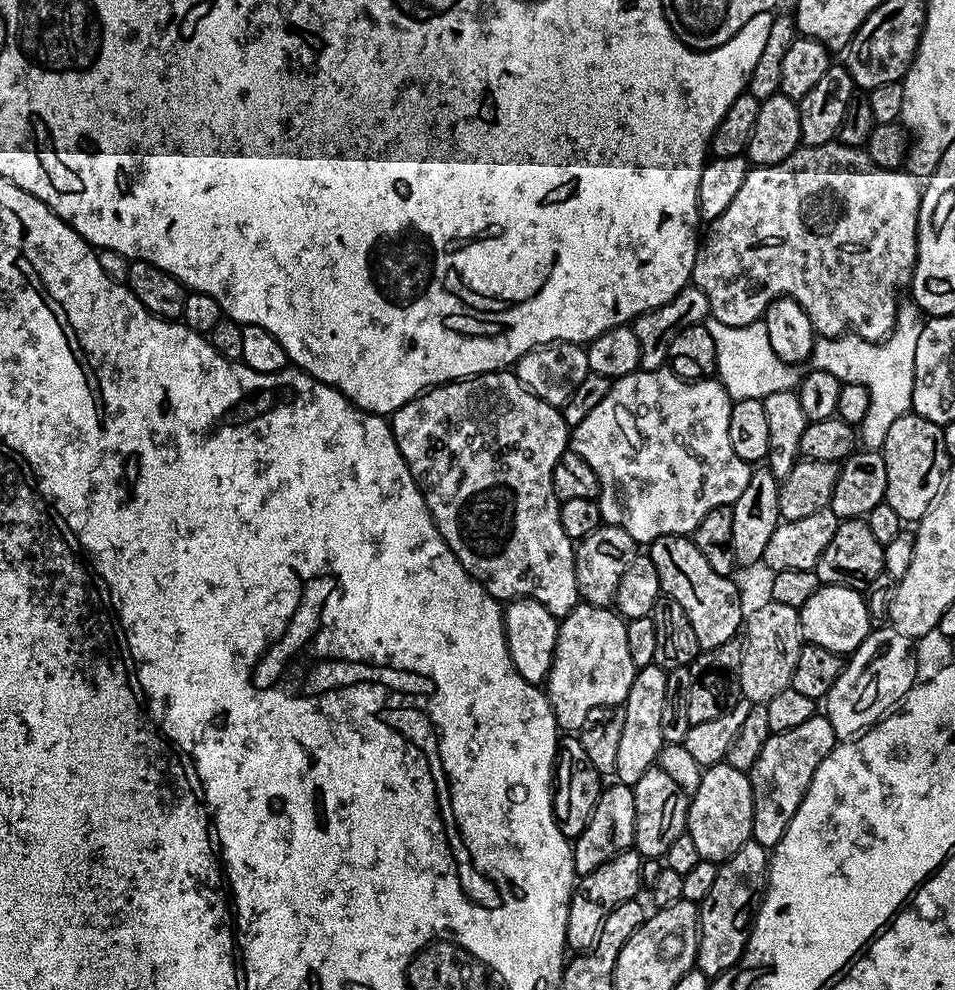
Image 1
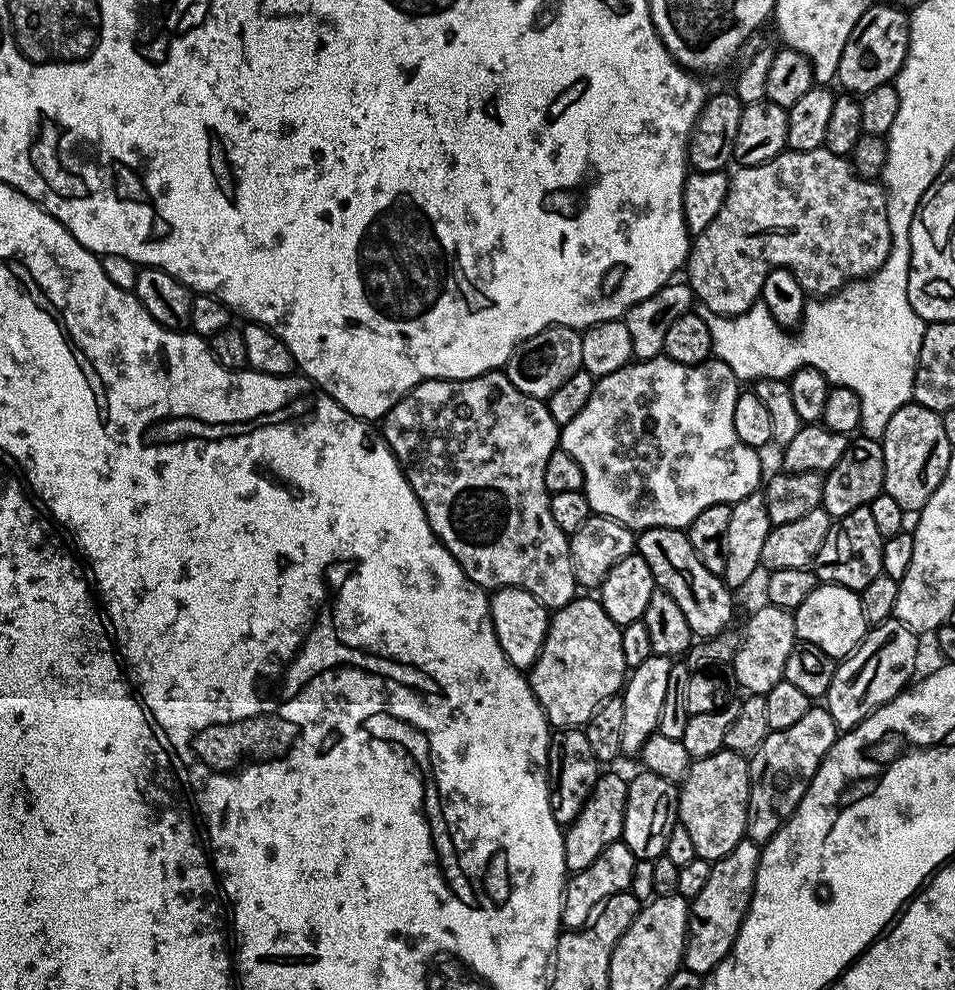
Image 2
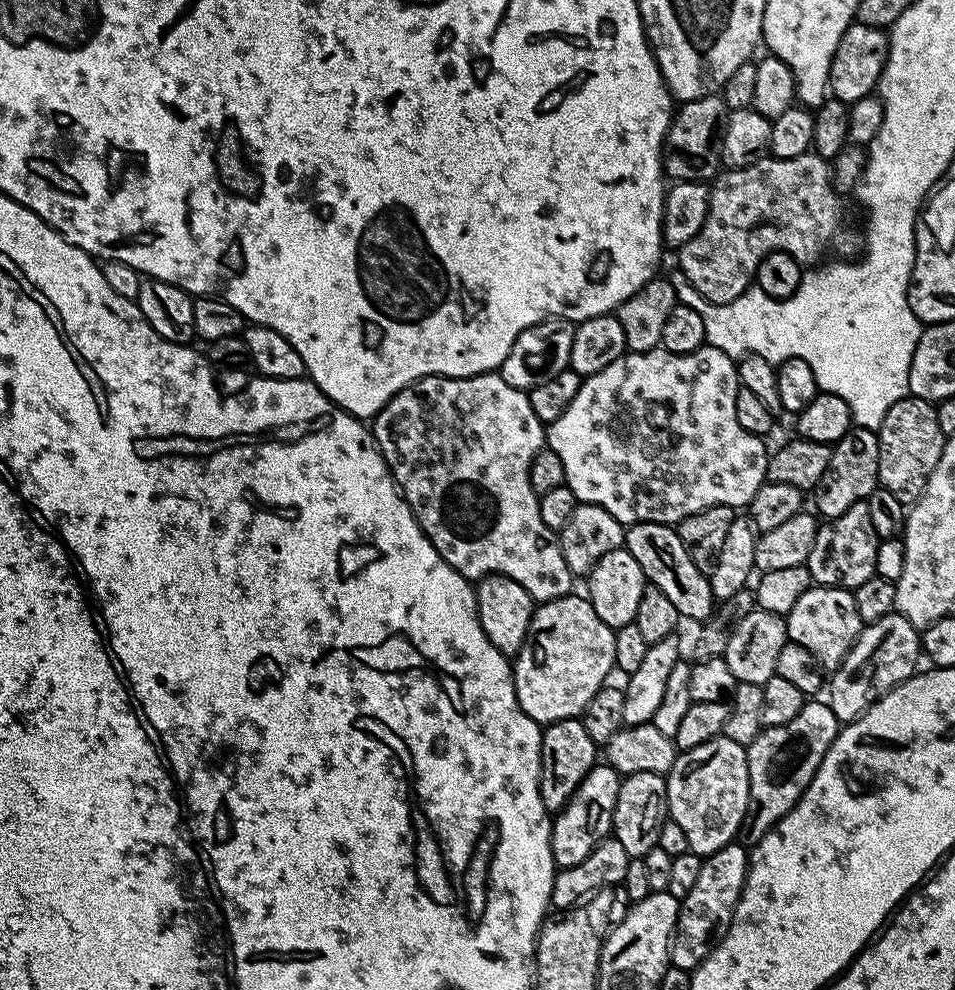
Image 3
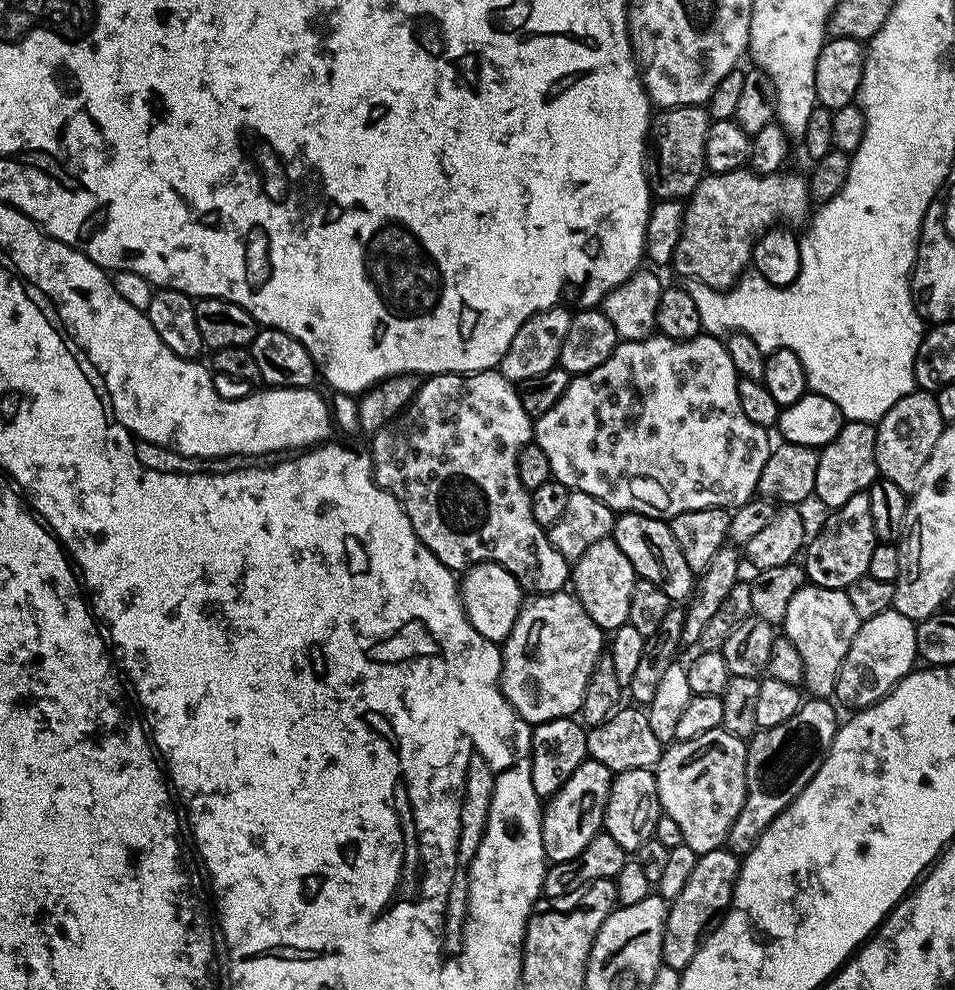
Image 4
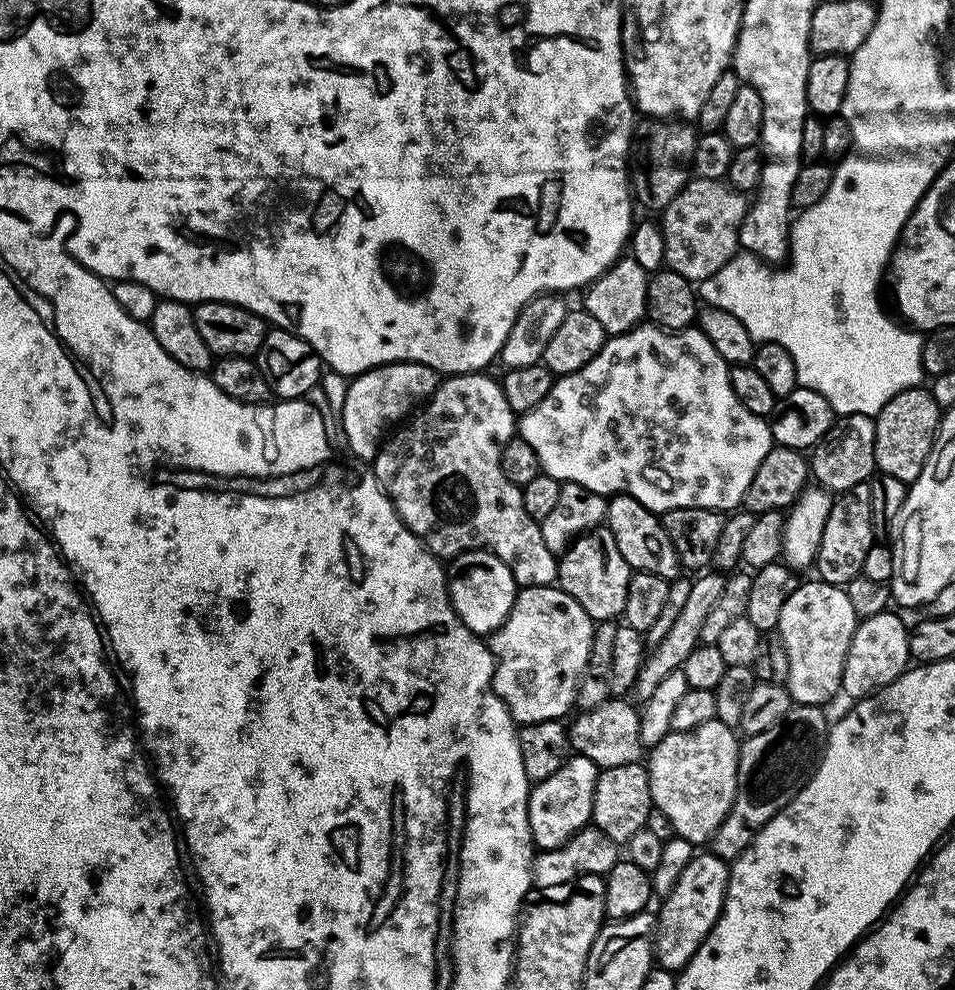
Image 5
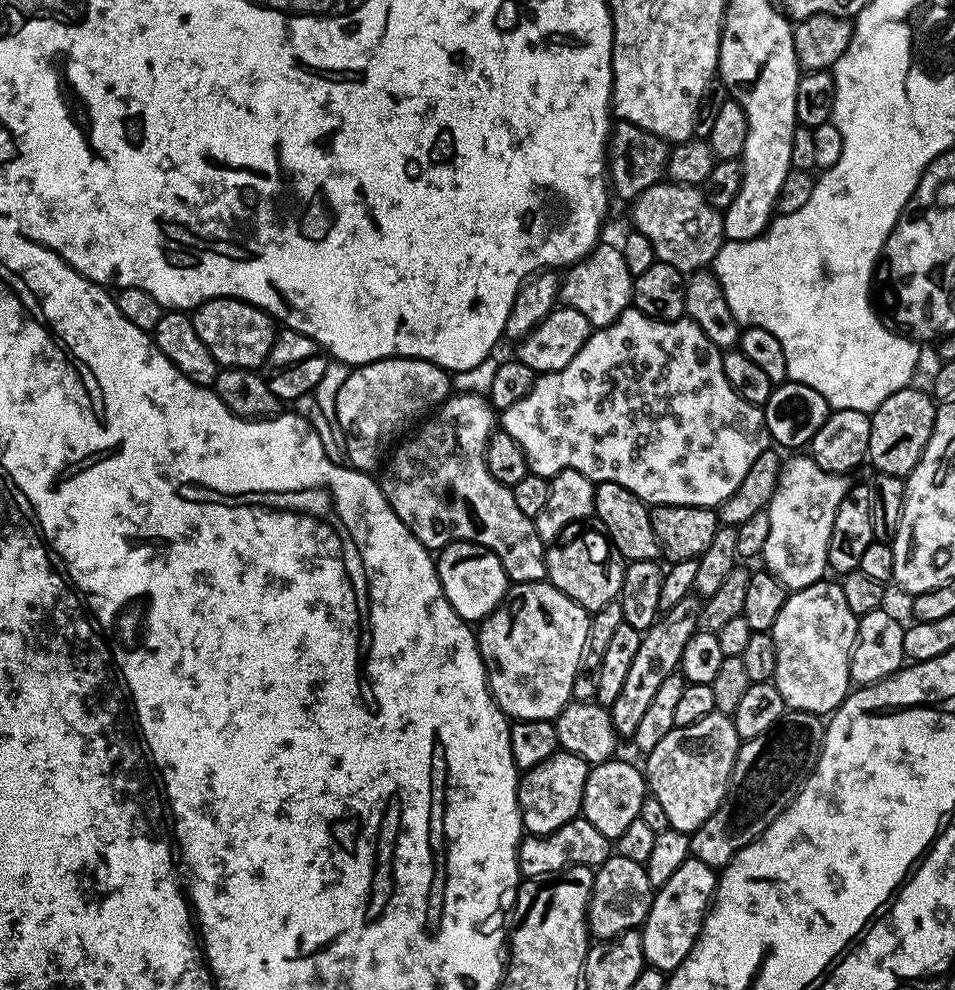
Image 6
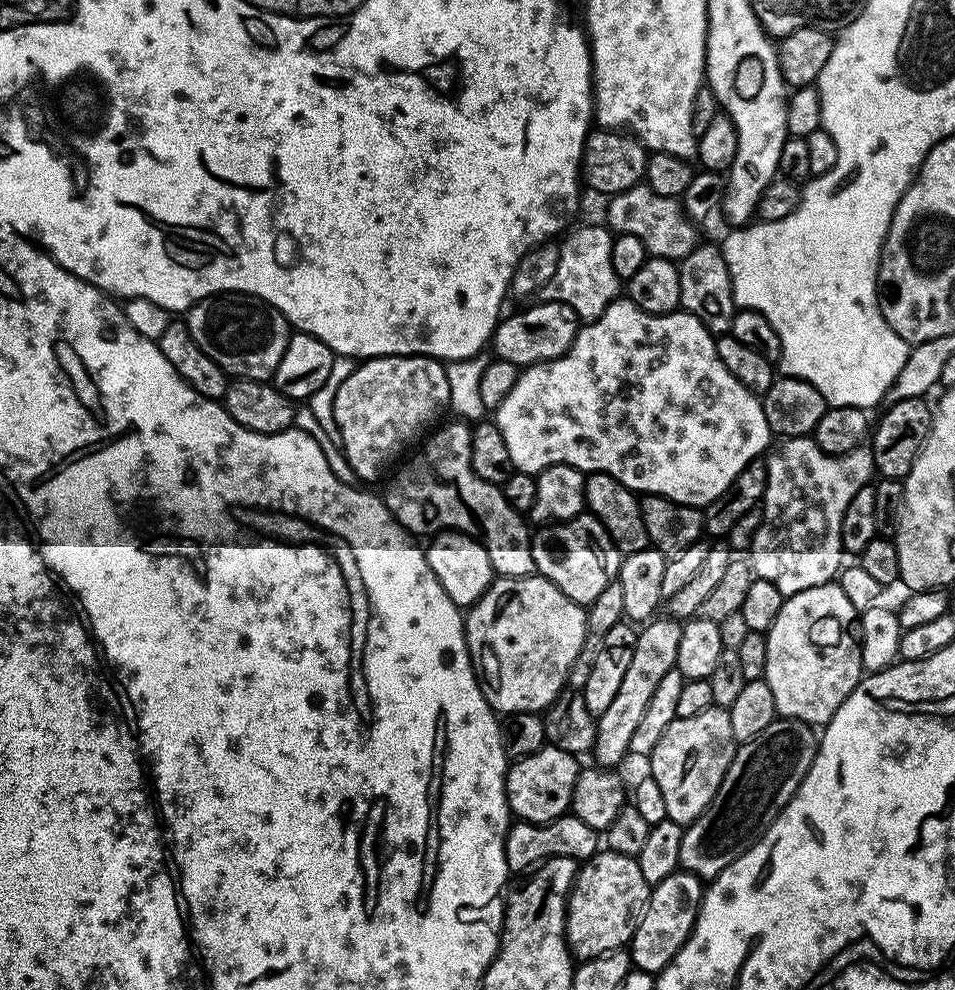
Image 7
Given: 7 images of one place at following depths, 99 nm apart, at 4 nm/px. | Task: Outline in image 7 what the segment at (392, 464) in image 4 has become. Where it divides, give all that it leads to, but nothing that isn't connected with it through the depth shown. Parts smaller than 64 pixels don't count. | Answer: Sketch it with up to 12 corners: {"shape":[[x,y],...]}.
{"shape":[[441,423],[388,480],[417,537],[464,532],[497,577],[533,575],[529,521]]}

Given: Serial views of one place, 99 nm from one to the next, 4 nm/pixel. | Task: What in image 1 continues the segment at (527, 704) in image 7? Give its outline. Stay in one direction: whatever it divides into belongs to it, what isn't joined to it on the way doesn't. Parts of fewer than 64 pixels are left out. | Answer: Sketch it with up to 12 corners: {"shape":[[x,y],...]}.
{"shape":[[583,602],[559,621],[546,695],[579,733],[623,705],[637,669],[624,617]]}

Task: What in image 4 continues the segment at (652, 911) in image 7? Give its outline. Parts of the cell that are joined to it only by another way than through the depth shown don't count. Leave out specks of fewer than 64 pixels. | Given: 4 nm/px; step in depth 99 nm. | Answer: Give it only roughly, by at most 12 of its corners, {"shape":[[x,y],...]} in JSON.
{"shape":[[697,855],[660,955],[683,972],[728,913],[741,857]]}

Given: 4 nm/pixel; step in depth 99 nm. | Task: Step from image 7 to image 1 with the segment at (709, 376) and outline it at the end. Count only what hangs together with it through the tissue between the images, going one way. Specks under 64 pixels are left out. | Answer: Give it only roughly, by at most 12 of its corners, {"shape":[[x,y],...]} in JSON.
{"shape":[[719,379],[611,381],[570,432],[601,521],[691,534],[753,474]]}

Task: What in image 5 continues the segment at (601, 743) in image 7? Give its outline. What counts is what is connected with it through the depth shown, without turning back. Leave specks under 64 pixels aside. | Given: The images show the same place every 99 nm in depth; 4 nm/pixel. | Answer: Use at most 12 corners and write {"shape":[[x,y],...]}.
{"shape":[[708,570],[690,594],[666,638],[644,657],[634,689],[641,701],[683,668],[725,577]]}

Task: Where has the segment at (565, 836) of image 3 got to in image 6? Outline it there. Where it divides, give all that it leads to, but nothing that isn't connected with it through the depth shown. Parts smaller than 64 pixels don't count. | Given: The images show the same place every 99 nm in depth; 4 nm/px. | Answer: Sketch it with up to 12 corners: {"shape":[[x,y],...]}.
{"shape":[[557,750],[520,776],[527,835],[581,815],[589,767]]}

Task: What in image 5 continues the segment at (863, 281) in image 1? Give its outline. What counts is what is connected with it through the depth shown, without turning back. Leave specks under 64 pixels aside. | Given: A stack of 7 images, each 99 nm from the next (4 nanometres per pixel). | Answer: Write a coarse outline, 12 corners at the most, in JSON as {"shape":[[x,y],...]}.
{"shape":[[696,176],[658,223],[665,265],[699,282],[740,248],[747,195]]}

